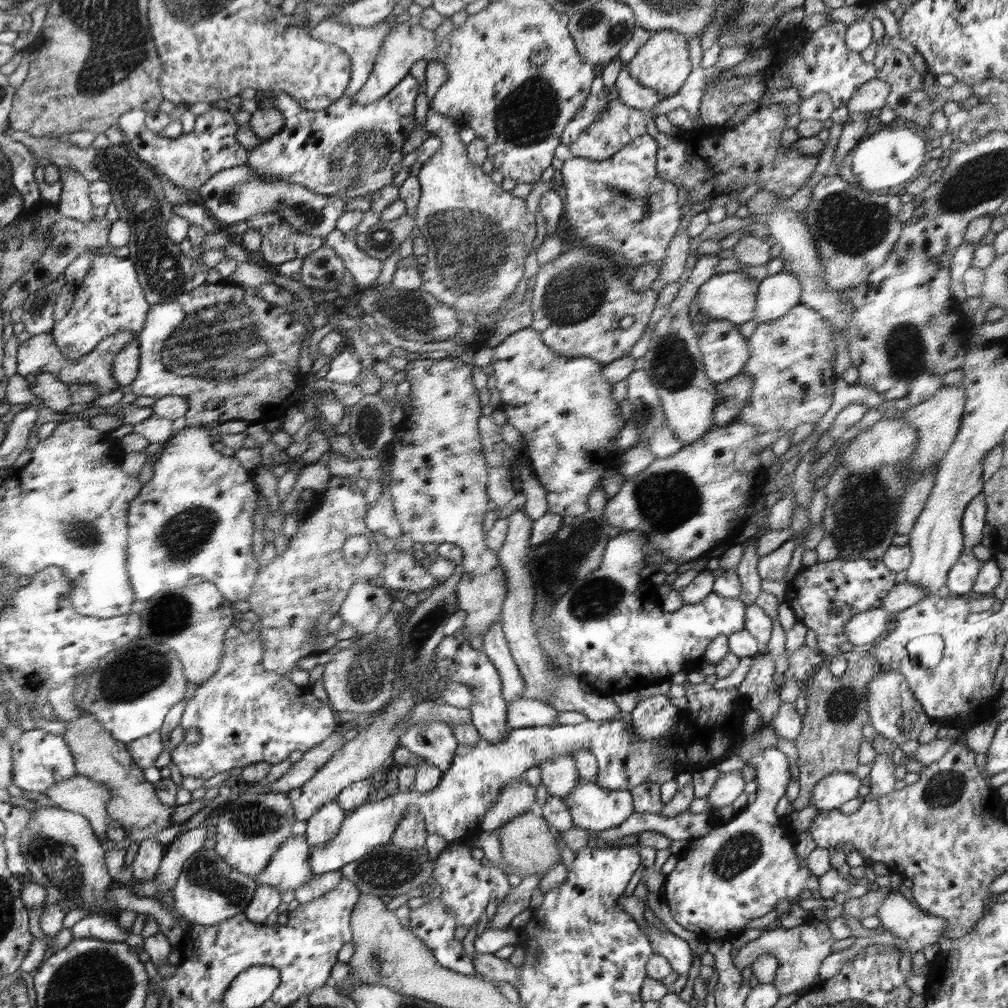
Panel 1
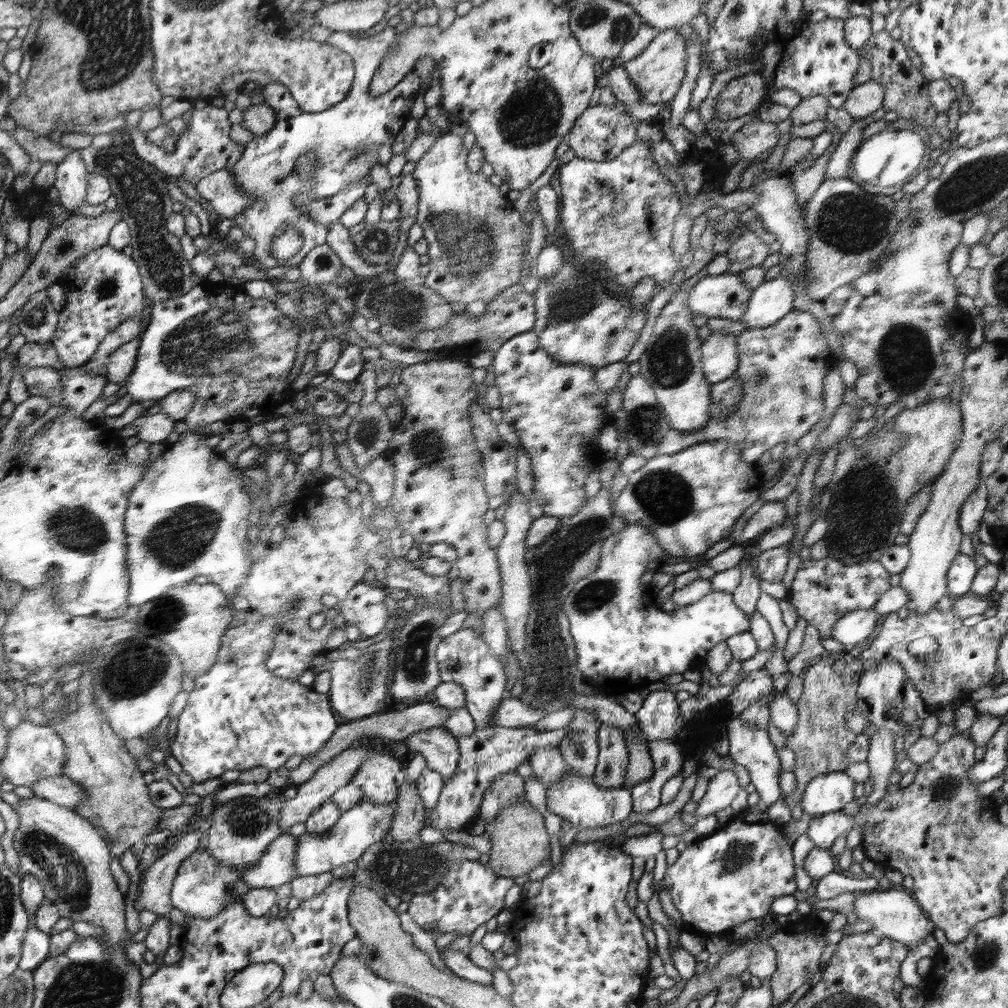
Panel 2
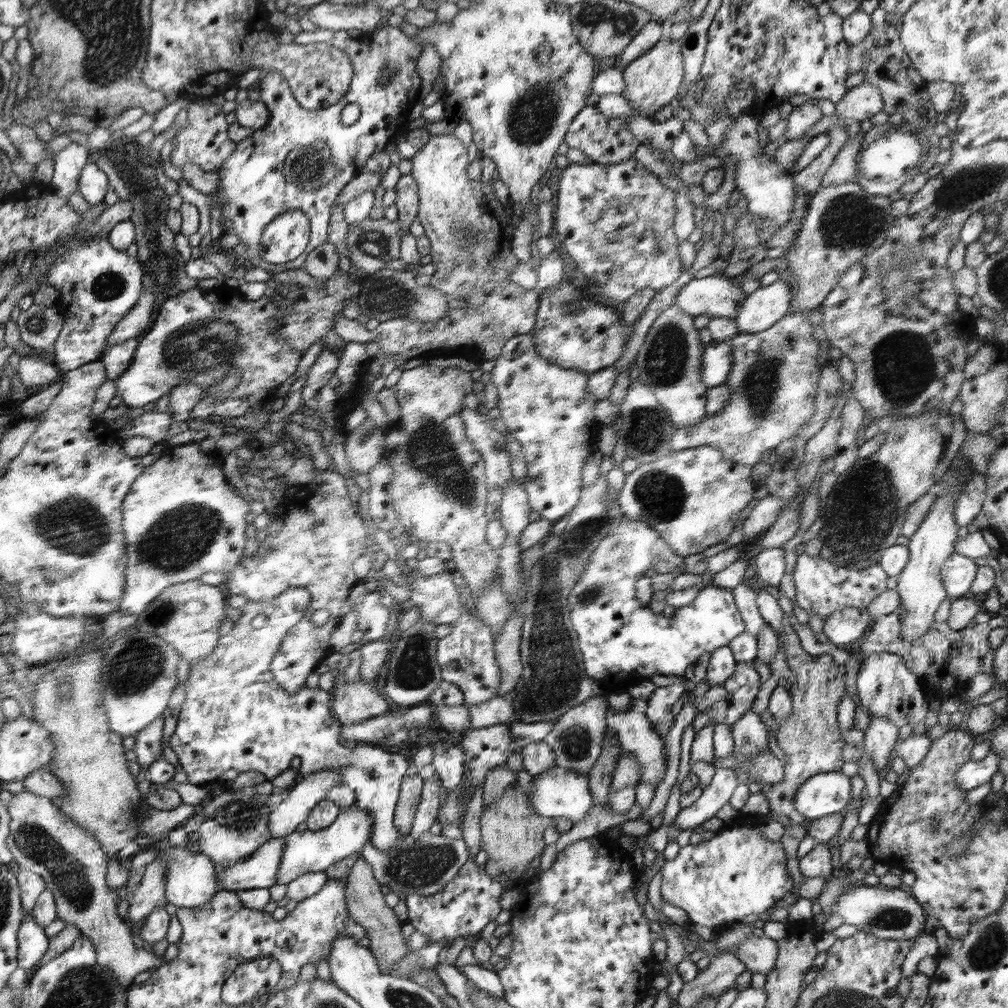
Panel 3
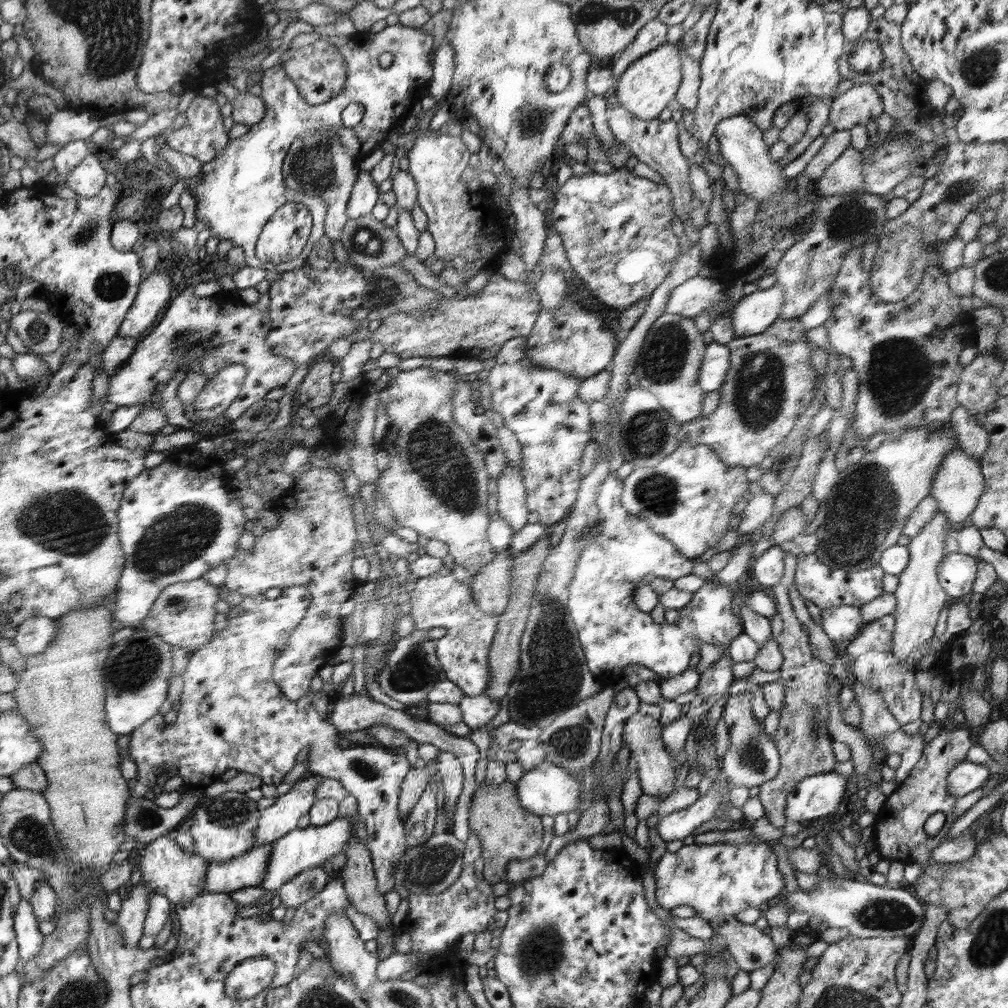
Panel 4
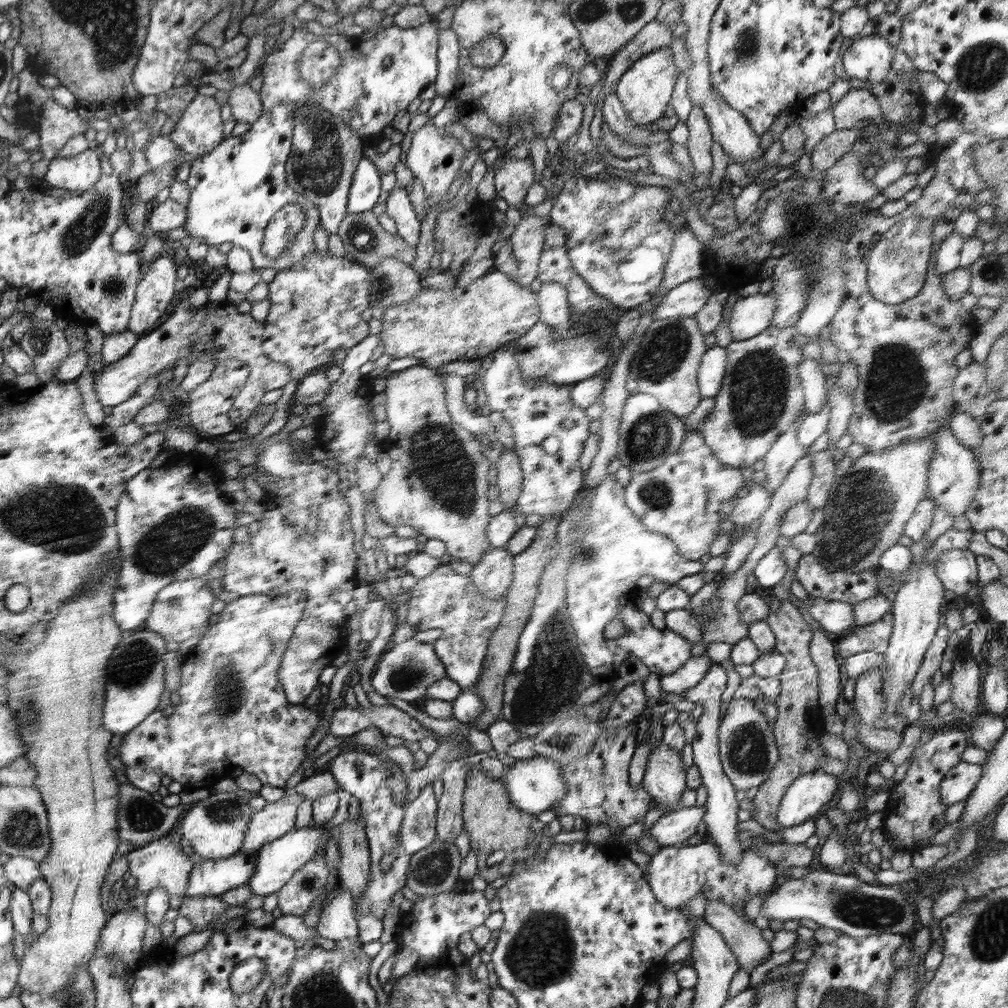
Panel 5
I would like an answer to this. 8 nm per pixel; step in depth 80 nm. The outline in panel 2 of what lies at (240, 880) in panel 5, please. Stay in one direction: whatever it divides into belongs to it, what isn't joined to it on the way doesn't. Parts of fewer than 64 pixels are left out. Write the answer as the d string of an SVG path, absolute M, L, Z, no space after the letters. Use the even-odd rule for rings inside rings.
M282 833L252 868L240 871L251 888L280 888L295 880L295 852L299 838Z

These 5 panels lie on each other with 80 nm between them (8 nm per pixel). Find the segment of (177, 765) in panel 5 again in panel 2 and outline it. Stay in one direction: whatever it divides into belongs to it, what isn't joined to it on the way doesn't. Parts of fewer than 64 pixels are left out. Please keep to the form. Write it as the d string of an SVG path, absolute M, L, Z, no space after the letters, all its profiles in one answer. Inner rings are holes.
M292 597L291 602L279 616L264 616L258 610L249 609L244 625L227 630L222 639L218 660L212 668L193 679L194 689L176 720L177 734L171 745L171 753L180 762L184 772L190 774L194 784L222 776L226 770L250 770L264 767L269 771L286 764L294 754L304 759L318 753L336 734L341 719L331 707L328 695L318 693L314 688L300 686L298 682L272 674L267 666L273 645L273 636L281 631L281 622L289 619L297 610L300 598ZM375 749L360 765L359 772L355 774L351 784L362 789L363 801L386 806L399 795L394 776L402 769L398 759Z

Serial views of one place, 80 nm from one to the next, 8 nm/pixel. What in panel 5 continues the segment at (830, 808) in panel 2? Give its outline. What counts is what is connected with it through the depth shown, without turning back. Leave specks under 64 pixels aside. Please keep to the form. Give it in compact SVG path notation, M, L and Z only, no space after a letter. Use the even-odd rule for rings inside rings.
M816 770L799 776L782 797L777 819L783 828L816 819L834 800L838 790L838 776Z

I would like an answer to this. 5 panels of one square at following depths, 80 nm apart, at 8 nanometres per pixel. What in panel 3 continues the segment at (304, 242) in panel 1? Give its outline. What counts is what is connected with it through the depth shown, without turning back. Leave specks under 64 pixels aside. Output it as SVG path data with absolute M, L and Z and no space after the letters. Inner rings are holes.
M385 24L378 32L371 32L359 37L348 31L332 31L319 28L316 32L300 32L294 43L304 44L324 41L330 47L344 51L351 58L354 74L347 93L342 101L328 109L308 111L294 99L289 84L284 77L273 70L260 79L257 87L261 89L262 103L270 108L271 118L264 129L254 130L248 139L236 143L237 148L231 158L216 170L219 174L219 190L212 199L220 206L222 212L221 225L226 220L232 221L232 230L238 235L240 242L247 246L244 258L254 267L263 268L274 273L284 270L301 268L307 257L320 244L327 241L329 221L332 206L339 193L352 178L359 176L365 169L365 164L378 152L392 142L395 136L404 131L409 123L410 112L420 99L420 75L416 71L416 62L424 47L420 47L414 38L406 36L401 28ZM391 70L388 82L379 83L384 71ZM348 104L360 106L360 118L346 126L342 124L341 114ZM317 140L325 140L329 146L331 161L337 171L332 180L316 191L302 190L286 180L284 163L289 152L296 146L313 144ZM289 210L301 210L310 221L309 243L305 252L296 260L284 264L264 262L257 253L264 229L272 220Z

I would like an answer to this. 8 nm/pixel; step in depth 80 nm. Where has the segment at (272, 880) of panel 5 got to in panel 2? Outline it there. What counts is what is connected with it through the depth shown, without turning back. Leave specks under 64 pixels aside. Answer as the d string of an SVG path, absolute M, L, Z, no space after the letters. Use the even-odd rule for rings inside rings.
M396 799L386 806L362 801L354 808L343 811L338 822L326 834L305 833L300 836L295 852L296 877L330 873L338 866L358 860L372 844L382 841L389 834L396 805Z

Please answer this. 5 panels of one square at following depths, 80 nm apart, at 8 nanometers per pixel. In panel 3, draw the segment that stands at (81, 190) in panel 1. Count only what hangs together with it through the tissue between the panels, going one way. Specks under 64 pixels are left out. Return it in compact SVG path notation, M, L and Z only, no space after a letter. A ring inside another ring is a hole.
M78 141L73 142L68 148L57 152L53 161L54 170L50 186L56 195L67 199L79 190L78 179L84 165L89 161L89 150Z

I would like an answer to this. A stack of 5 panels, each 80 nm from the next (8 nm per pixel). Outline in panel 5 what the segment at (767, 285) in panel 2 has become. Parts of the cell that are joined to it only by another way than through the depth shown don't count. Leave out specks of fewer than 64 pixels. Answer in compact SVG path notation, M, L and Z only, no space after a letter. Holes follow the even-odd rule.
M774 291L741 297L732 308L729 327L734 341L754 338L770 325L776 308Z

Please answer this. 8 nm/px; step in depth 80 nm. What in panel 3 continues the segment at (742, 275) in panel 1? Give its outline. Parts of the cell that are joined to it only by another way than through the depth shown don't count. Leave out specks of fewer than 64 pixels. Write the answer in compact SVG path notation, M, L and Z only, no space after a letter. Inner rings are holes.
M722 274L710 275L703 278L693 278L686 286L680 289L676 295L675 304L686 314L693 317L700 314L708 314L710 317L736 318L747 294L734 279L724 277Z

